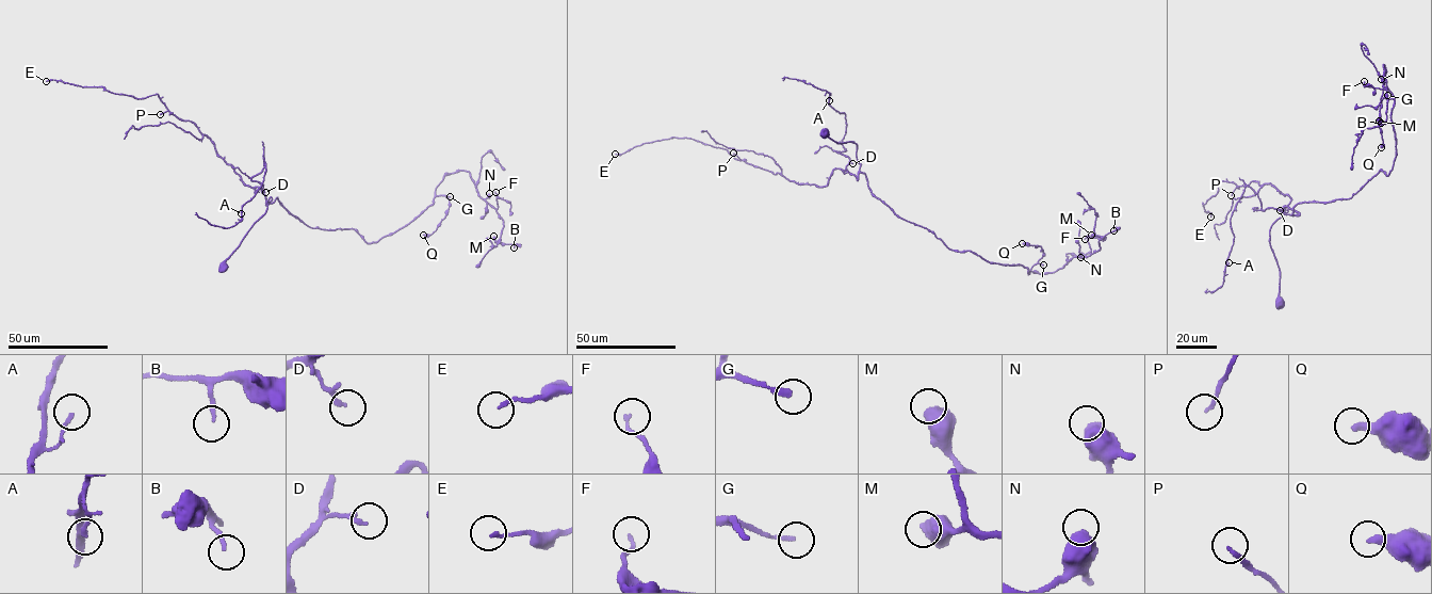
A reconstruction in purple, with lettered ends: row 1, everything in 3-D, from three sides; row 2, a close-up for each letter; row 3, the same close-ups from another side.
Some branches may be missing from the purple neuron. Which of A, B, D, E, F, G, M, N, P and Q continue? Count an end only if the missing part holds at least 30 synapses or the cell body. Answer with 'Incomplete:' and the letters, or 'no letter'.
Incomplete: G

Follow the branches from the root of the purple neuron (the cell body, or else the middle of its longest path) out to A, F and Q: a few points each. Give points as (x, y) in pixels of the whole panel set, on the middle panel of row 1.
A: (825, 134), (856, 144), (858, 179), (846, 167), (849, 158), (836, 151), (846, 150), (847, 124), (829, 100)
F: (825, 134), (856, 144), (872, 193), (949, 249), (1044, 274), (1089, 256), (1085, 239)
Q: (825, 134), (856, 144), (872, 193), (948, 249), (1028, 273), (1043, 252), (1022, 243)

